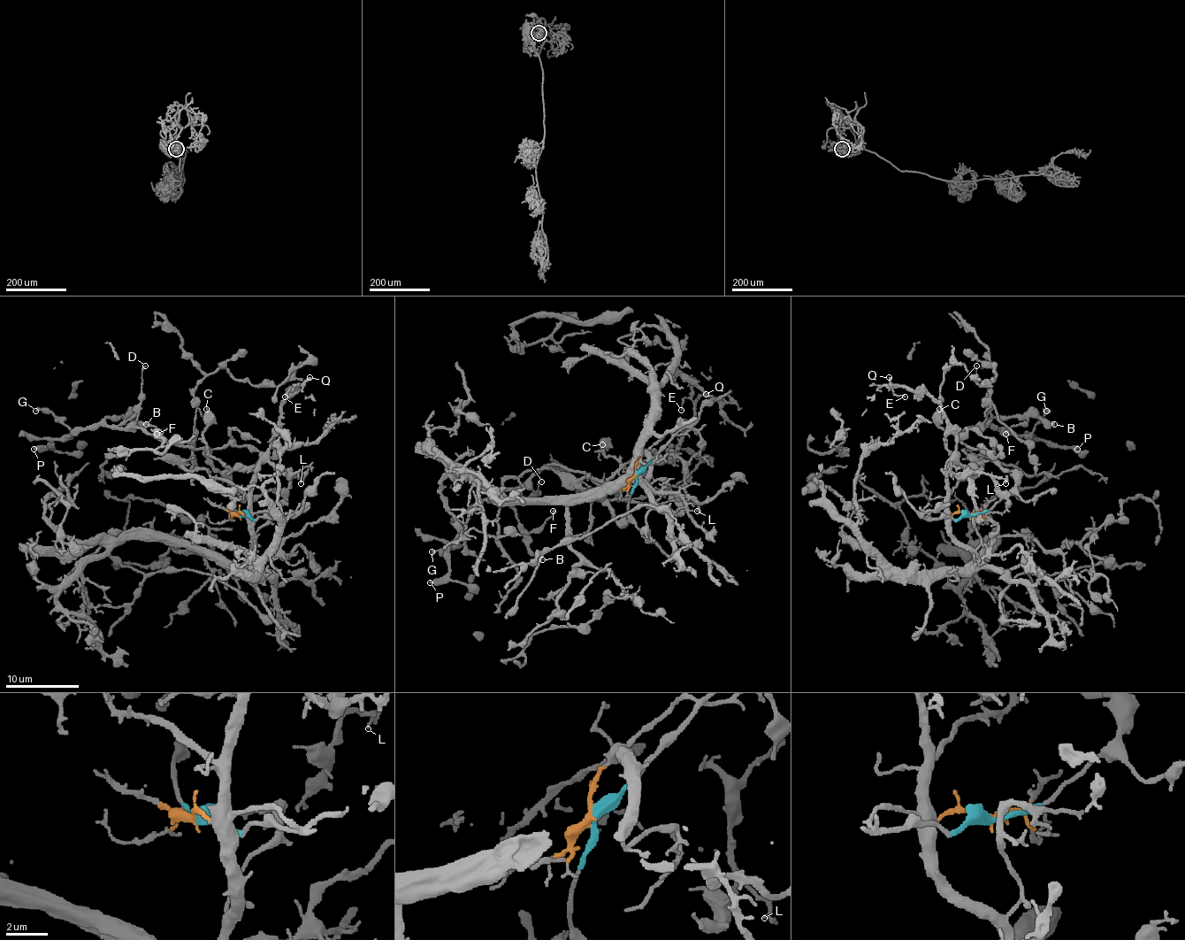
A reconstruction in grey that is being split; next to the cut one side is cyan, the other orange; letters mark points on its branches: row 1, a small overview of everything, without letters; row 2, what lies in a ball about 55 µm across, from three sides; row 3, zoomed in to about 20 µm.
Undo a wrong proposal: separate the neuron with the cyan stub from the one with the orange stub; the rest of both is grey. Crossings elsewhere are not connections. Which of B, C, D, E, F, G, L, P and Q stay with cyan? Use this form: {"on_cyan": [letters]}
{"on_cyan": ["B", "D", "F", "G", "P"]}

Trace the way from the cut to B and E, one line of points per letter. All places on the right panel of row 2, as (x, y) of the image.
B: (969, 514), (1002, 500), (1015, 485), (1015, 474), (967, 447), (962, 434), (993, 418), (1039, 415), (1053, 425)
E: (969, 514), (947, 507), (954, 427), (930, 397), (892, 392), (905, 397)

